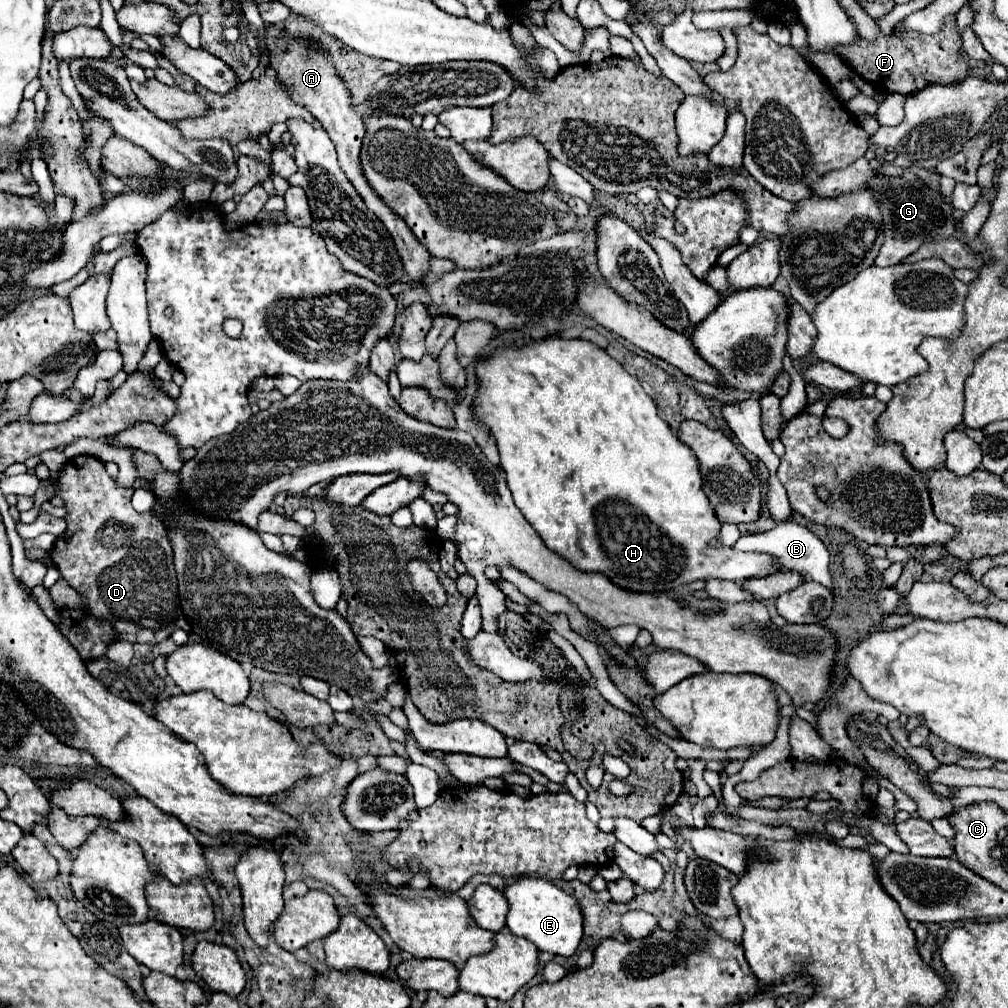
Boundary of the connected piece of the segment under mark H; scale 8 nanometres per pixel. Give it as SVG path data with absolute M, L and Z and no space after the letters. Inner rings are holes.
M548 337L548 339L544 339L544 341L534 341L534 343L528 345L528 347L508 347L496 351L490 359L478 363L478 371L476 371L476 373L478 373L478 395L476 395L476 399L474 399L474 417L476 417L478 423L486 425L486 427L490 429L490 433L496 437L496 445L498 445L498 451L500 451L500 461L502 461L502 467L504 467L504 471L506 471L506 481L508 481L508 489L512 491L514 503L516 503L516 507L522 511L522 515L526 517L526 521L530 521L530 525L538 531L538 535L542 537L542 541L546 541L546 547L552 549L554 553L562 555L572 567L576 567L578 571L586 571L586 573L602 573L602 575L606 575L616 587L626 589L626 591L632 591L632 593L664 593L664 591L674 591L674 589L678 589L678 587L690 583L690 581L698 581L698 579L706 581L706 579L716 579L716 577L718 577L718 579L730 579L730 581L736 579L736 583L738 583L738 581L748 579L748 577L766 577L766 575L774 573L774 561L770 561L770 557L762 557L762 553L758 552L745 553L742 551L734 551L734 549L730 549L730 547L724 547L724 545L718 541L718 537L720 537L720 527L722 527L722 525L720 525L720 521L716 519L714 509L712 509L712 505L710 505L706 493L702 491L702 479L700 479L696 455L694 455L692 449L690 449L688 445L684 445L684 443L672 433L672 429L658 417L656 405L654 405L654 401L648 397L648 393L644 391L644 387L640 385L640 381L638 381L636 377L632 377L632 375L630 375L616 359L612 359L606 351L602 351L600 347L596 347L596 345L592 345L590 341L584 341L584 339Z

